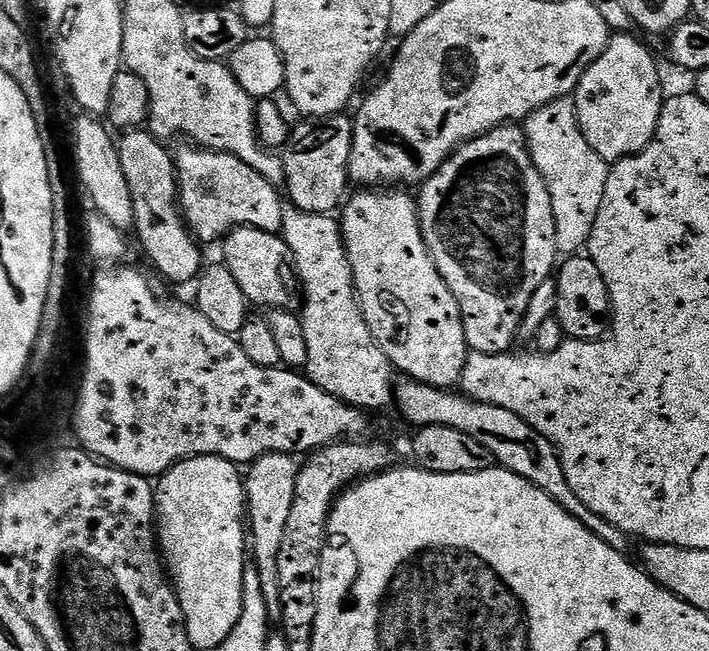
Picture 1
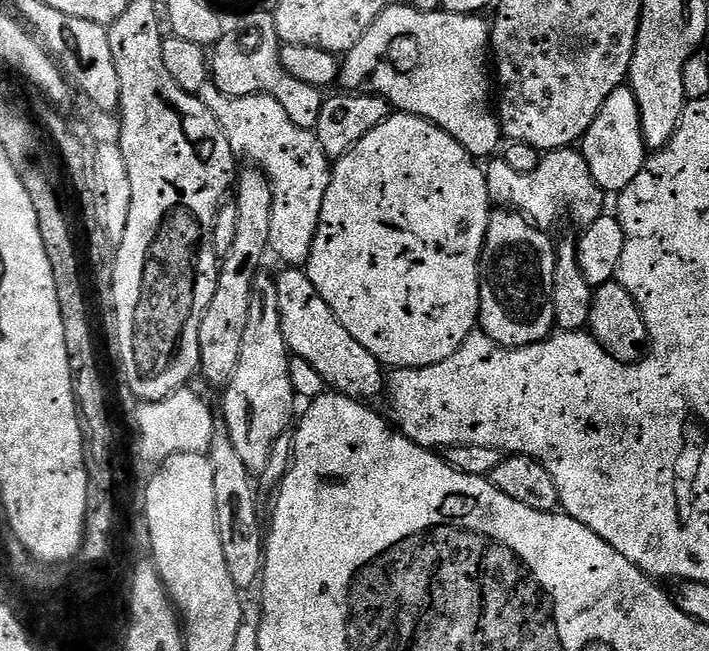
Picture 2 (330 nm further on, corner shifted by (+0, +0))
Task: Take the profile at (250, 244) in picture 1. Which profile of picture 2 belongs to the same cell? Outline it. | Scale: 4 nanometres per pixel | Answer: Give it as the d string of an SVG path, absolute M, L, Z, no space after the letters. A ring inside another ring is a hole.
M296 266L289 268L292 268L289 272L275 277L282 334L288 343L289 353L306 358L306 362L310 362L310 366L322 374L325 385L331 391L361 402L372 402L375 396L383 397L386 392L386 372L380 361L358 342L354 342L354 338L350 338L350 330L346 330L346 326L334 318L334 310L330 310L322 294L314 290L314 282L310 282L307 271L300 269L299 272Z

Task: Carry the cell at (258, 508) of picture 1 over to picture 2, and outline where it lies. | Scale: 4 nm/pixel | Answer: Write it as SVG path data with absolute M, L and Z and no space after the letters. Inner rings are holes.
M257 274L252 283L250 314L246 314L246 330L242 334L242 354L238 354L238 366L223 389L223 427L242 458L242 466L253 474L266 469L274 442L293 427L298 405L294 386L290 386L290 353L282 334L278 286L271 275L264 275Z

